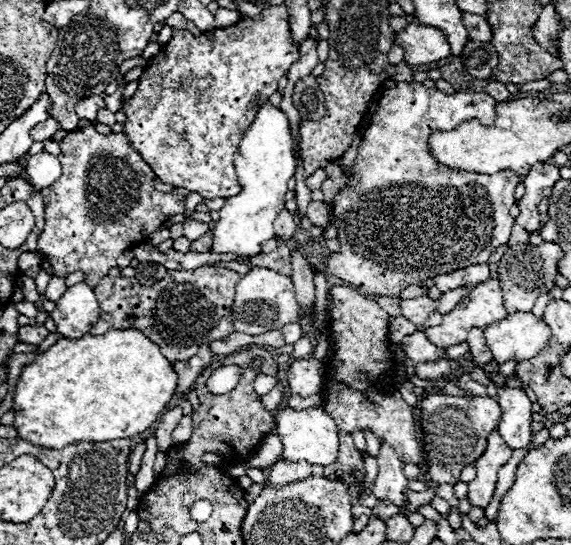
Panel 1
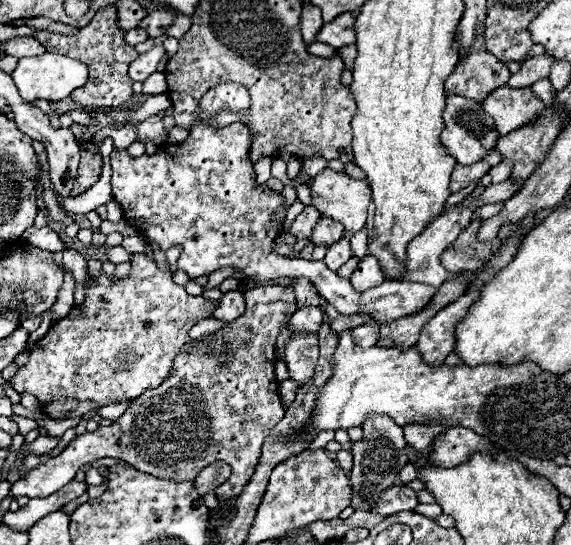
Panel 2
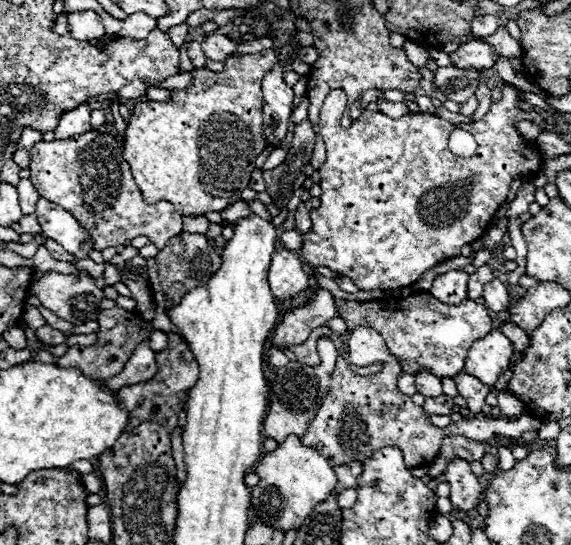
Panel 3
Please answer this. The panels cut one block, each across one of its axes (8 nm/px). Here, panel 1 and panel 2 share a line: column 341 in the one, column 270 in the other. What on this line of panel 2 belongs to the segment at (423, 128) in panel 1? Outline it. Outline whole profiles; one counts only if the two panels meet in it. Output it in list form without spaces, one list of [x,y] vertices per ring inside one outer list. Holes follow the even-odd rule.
[[[210,92],[206,94],[204,100],[198,104],[196,120],[190,128],[188,138],[178,144],[178,146],[160,146],[156,154],[152,156],[140,156],[140,158],[130,158],[126,150],[122,152],[112,152],[110,164],[112,164],[112,196],[114,200],[122,206],[124,218],[128,224],[136,226],[140,234],[146,234],[150,238],[150,244],[156,248],[160,246],[162,250],[170,246],[182,246],[182,254],[178,258],[178,268],[182,268],[190,278],[198,276],[208,276],[210,272],[224,268],[224,266],[234,266],[240,268],[246,278],[252,278],[256,282],[260,280],[272,280],[272,278],[308,278],[312,284],[316,284],[318,294],[332,304],[340,314],[370,314],[376,318],[380,324],[390,324],[396,320],[396,316],[408,316],[408,312],[416,312],[416,308],[422,308],[430,298],[436,288],[420,282],[394,282],[386,280],[380,286],[370,288],[368,292],[358,292],[352,288],[348,278],[338,276],[336,272],[328,270],[322,260],[302,260],[302,258],[284,258],[272,252],[272,244],[276,236],[282,232],[280,222],[286,216],[284,208],[284,198],[282,194],[272,192],[266,184],[258,186],[256,184],[256,174],[248,156],[250,148],[250,128],[244,122],[234,122],[222,128],[208,126],[204,118],[216,116],[222,112],[224,106],[214,108],[214,96]]]

